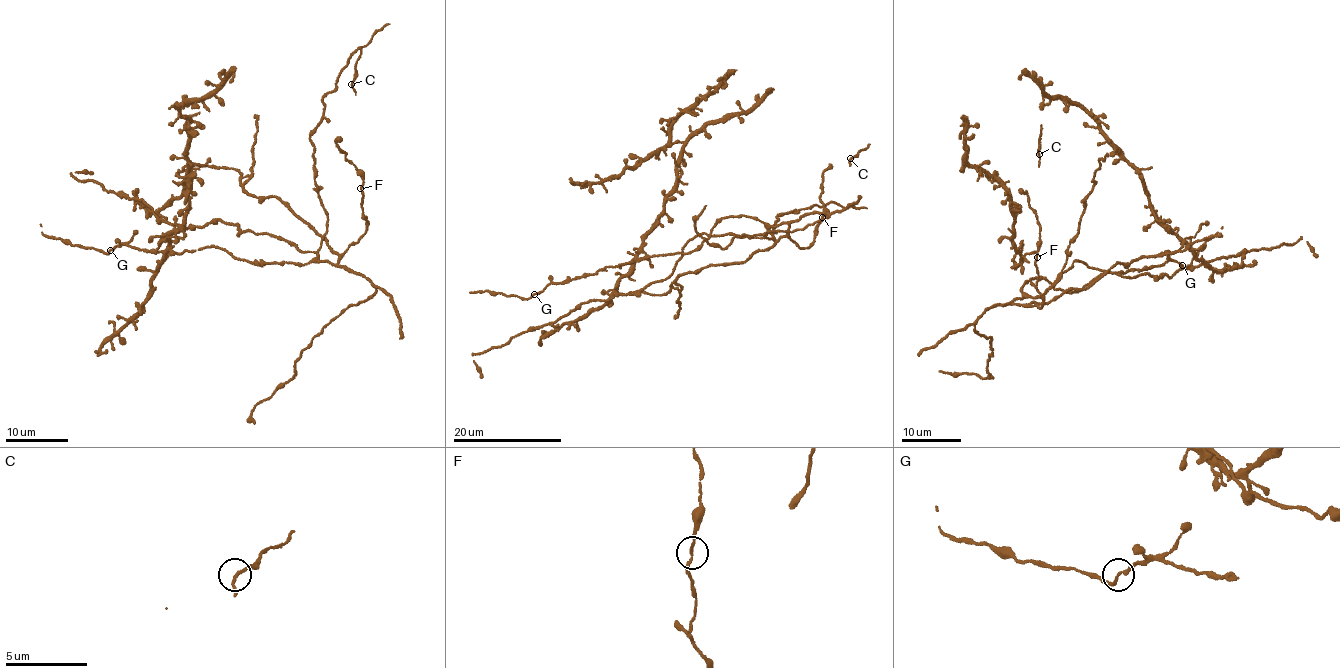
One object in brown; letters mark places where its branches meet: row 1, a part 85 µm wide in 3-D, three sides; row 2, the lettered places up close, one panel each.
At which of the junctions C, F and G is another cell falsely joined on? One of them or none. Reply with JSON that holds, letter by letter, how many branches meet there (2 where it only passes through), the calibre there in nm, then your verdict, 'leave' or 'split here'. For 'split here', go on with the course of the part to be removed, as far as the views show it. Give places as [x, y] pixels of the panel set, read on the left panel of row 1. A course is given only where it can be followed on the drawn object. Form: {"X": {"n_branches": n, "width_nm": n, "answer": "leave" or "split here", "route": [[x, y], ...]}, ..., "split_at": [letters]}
{"C": {"n_branches": 2, "width_nm": 160, "answer": "leave"}, "F": {"n_branches": 2, "width_nm": 160, "answer": "leave"}, "G": {"n_branches": 2, "width_nm": 160, "answer": "leave"}, "split_at": []}

